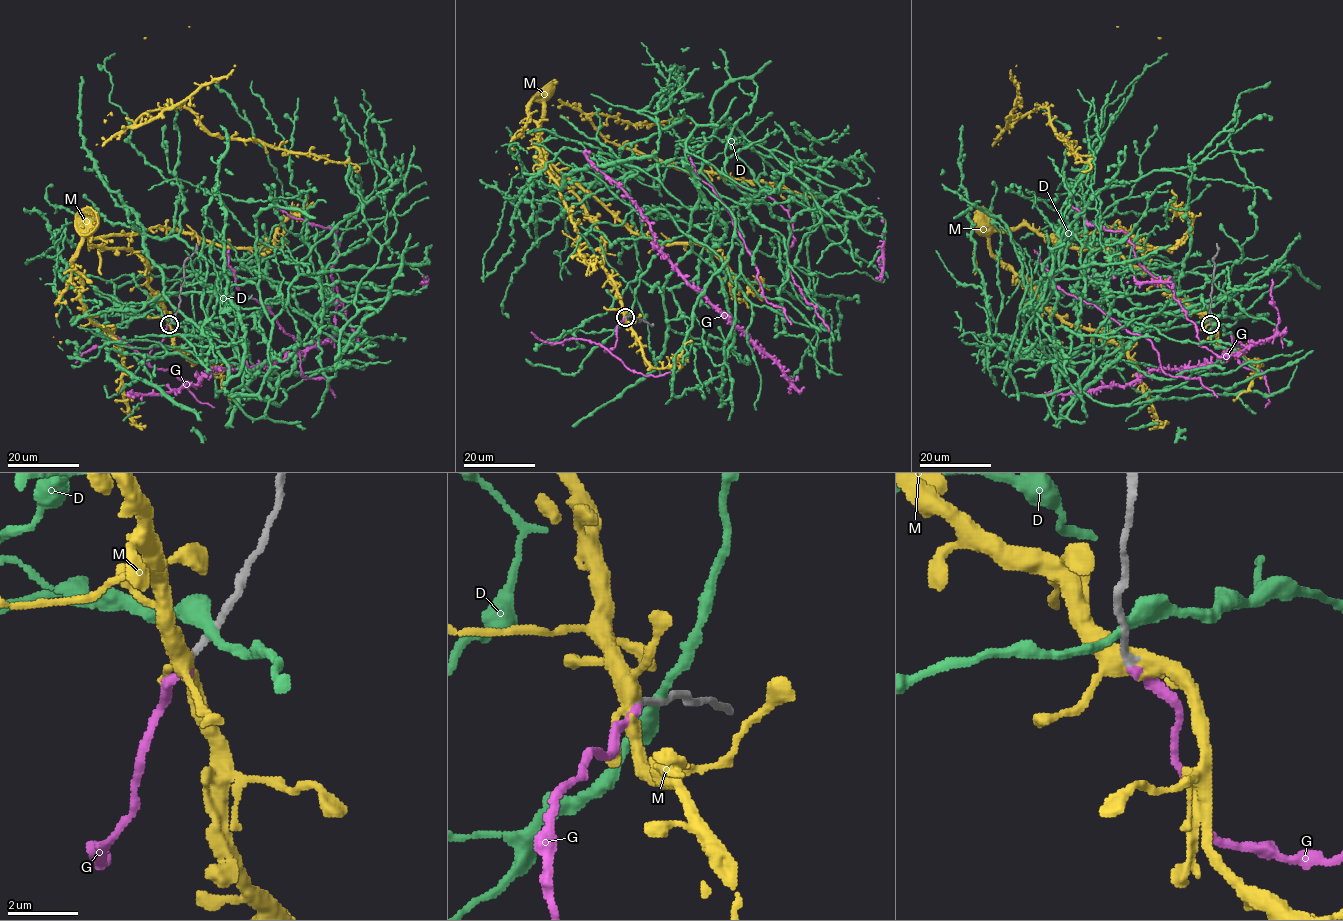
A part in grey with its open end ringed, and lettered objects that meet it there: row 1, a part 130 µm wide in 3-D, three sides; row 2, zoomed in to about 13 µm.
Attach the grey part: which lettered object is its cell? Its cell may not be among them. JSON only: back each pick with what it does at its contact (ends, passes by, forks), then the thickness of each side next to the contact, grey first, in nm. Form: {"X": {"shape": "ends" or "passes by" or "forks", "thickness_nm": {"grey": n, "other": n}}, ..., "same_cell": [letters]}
{"G": {"shape": "ends", "thickness_nm": {"grey": 240, "other": 280}}, "same_cell": ["G"]}

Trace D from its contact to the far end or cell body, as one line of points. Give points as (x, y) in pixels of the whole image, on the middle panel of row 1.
D: (627, 316), (689, 229), (697, 126), (726, 114), (805, 162), (776, 192), (732, 143), (659, 186), (604, 163)

